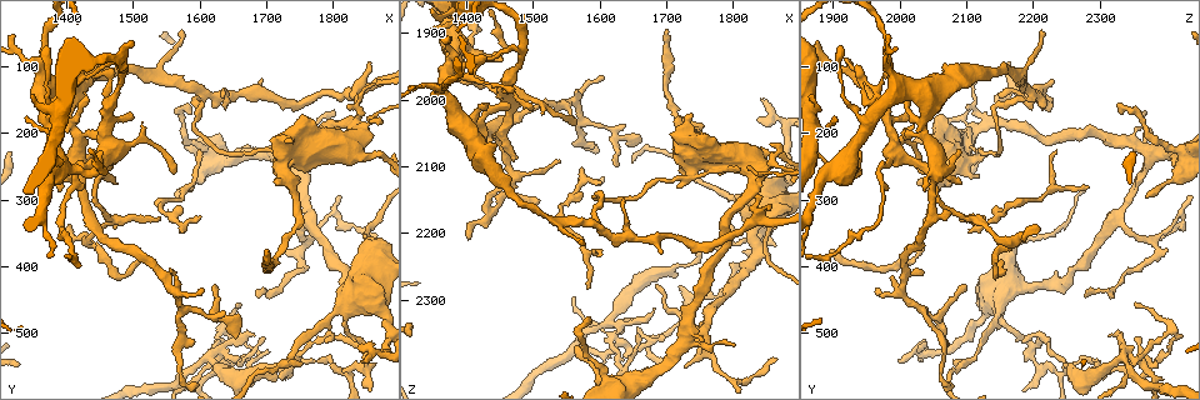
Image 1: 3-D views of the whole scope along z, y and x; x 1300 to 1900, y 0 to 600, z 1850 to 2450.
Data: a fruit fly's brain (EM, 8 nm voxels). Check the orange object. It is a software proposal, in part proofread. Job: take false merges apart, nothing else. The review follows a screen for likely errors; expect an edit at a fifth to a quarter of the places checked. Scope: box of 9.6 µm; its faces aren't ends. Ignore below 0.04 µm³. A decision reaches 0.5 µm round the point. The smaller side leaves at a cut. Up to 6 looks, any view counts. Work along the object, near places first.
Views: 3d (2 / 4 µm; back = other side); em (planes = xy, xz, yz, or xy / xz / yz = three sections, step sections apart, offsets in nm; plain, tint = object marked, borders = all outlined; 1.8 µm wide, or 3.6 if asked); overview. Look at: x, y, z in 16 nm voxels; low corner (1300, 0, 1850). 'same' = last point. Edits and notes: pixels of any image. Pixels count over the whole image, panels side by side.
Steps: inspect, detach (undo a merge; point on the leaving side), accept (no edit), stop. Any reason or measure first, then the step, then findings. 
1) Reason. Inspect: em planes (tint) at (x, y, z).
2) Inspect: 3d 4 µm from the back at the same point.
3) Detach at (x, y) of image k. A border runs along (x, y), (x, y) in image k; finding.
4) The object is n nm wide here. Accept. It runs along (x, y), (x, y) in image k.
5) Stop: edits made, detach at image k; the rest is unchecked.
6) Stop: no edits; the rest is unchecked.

Branch point. Inspect: em planes (plain) at (1600, 150, 2190).

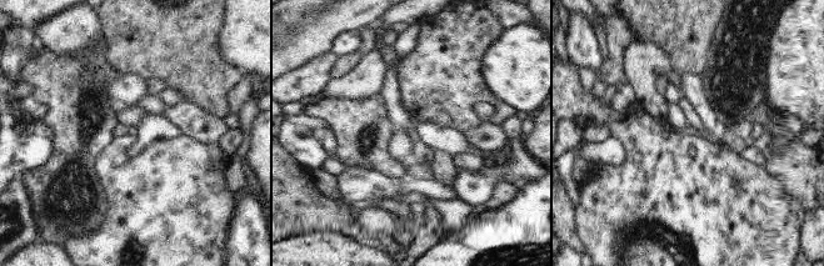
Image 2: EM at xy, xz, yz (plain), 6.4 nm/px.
Inspect: em planes (tint) at the same point.

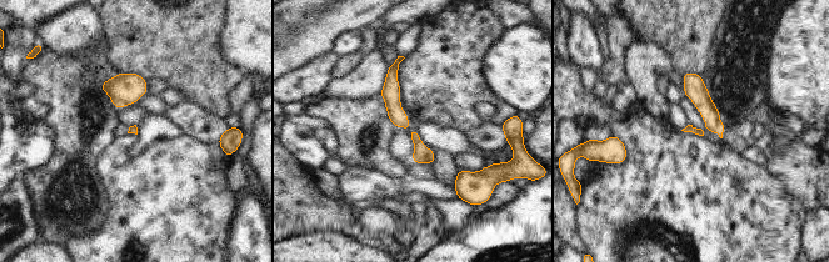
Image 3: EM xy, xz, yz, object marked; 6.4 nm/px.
The object is 50 nm wide here. Accept. It runs along (395, 66), (391, 104), (429, 160) in image 3; all the same neuron.

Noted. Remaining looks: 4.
Three-way junction. Inspect: 3d 2 µm at (1715, 230, 2370).

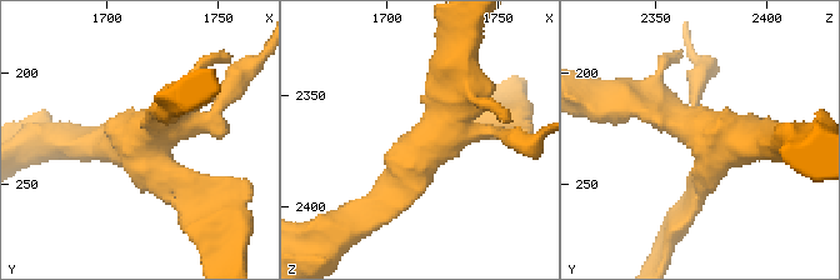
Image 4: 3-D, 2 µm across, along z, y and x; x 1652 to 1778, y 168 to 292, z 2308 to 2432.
Shape alone is not enough. Inspect: em planes (plain) at (1715, 233, 2374).

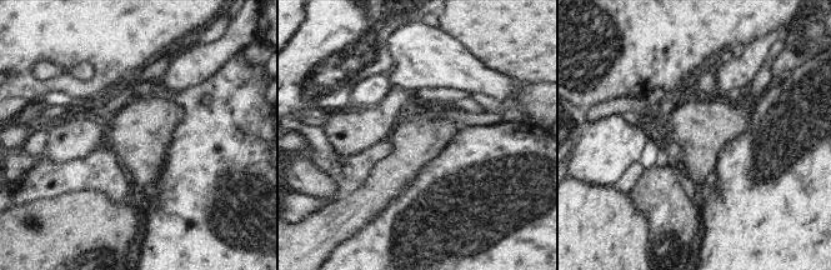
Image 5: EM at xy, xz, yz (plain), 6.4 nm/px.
Inspect: em planes (tint) at the same point.

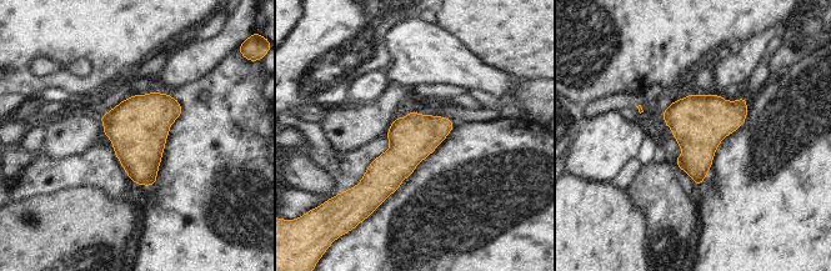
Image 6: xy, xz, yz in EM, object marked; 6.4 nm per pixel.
The object is 300 nm wide here. Accept. Continuous, no second neuron.

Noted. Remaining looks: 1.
Inspect: em planes (tint) at (1845, 520, 2195).

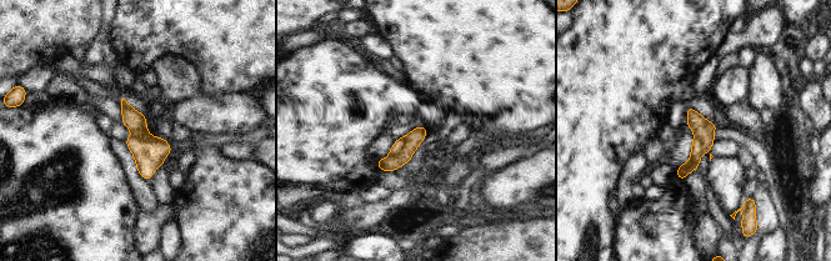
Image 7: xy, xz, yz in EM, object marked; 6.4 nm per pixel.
Detach at (398, 145) of image 7. Two neurons meet here.

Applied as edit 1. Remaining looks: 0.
Stop: edits made, detach at image 7; the rest is unchecked.

